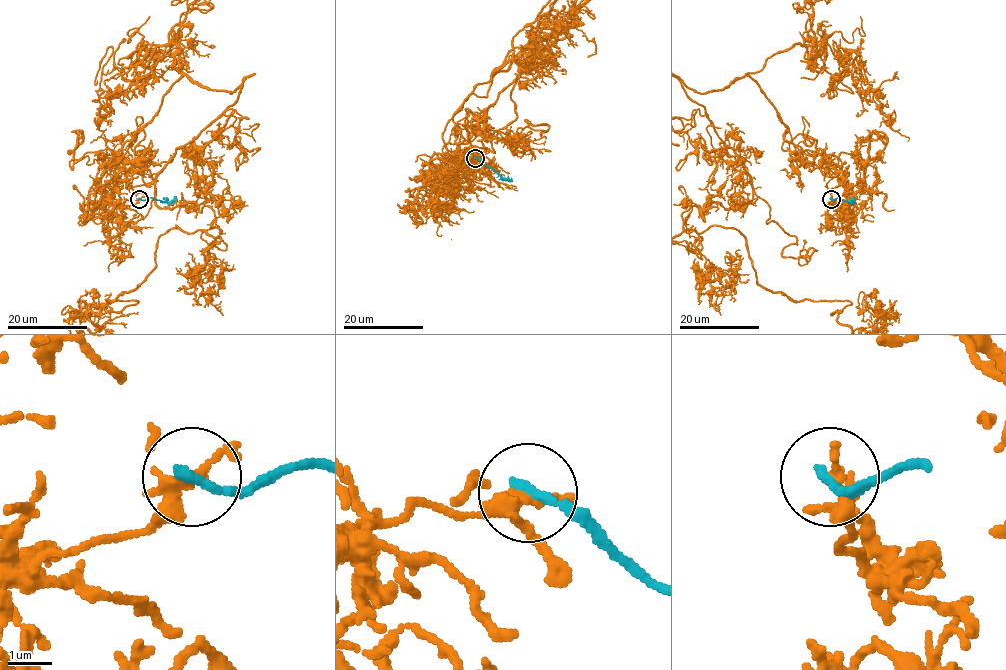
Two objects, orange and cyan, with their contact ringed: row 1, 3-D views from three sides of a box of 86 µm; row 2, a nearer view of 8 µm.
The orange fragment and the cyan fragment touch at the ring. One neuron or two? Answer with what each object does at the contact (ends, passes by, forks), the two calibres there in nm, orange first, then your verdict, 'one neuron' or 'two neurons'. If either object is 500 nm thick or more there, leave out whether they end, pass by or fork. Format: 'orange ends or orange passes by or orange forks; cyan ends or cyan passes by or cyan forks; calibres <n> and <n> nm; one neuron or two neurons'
orange passes by; cyan ends; calibres 240 and 240 nm; two neurons

